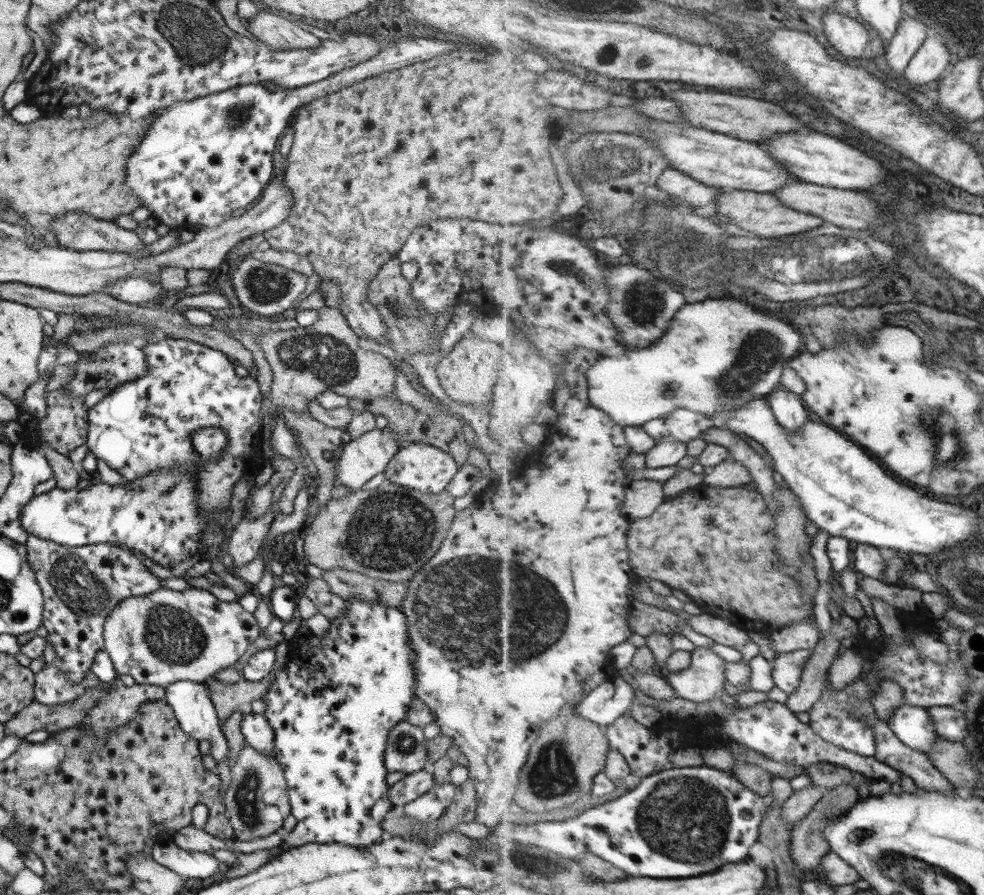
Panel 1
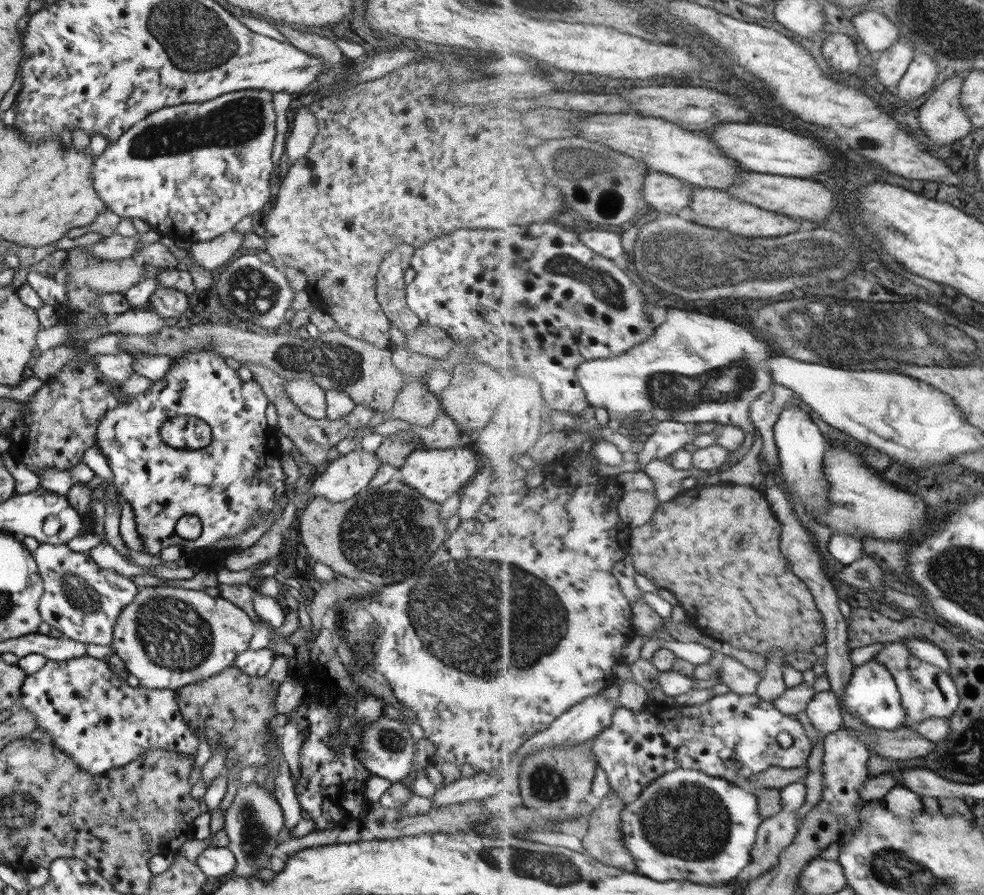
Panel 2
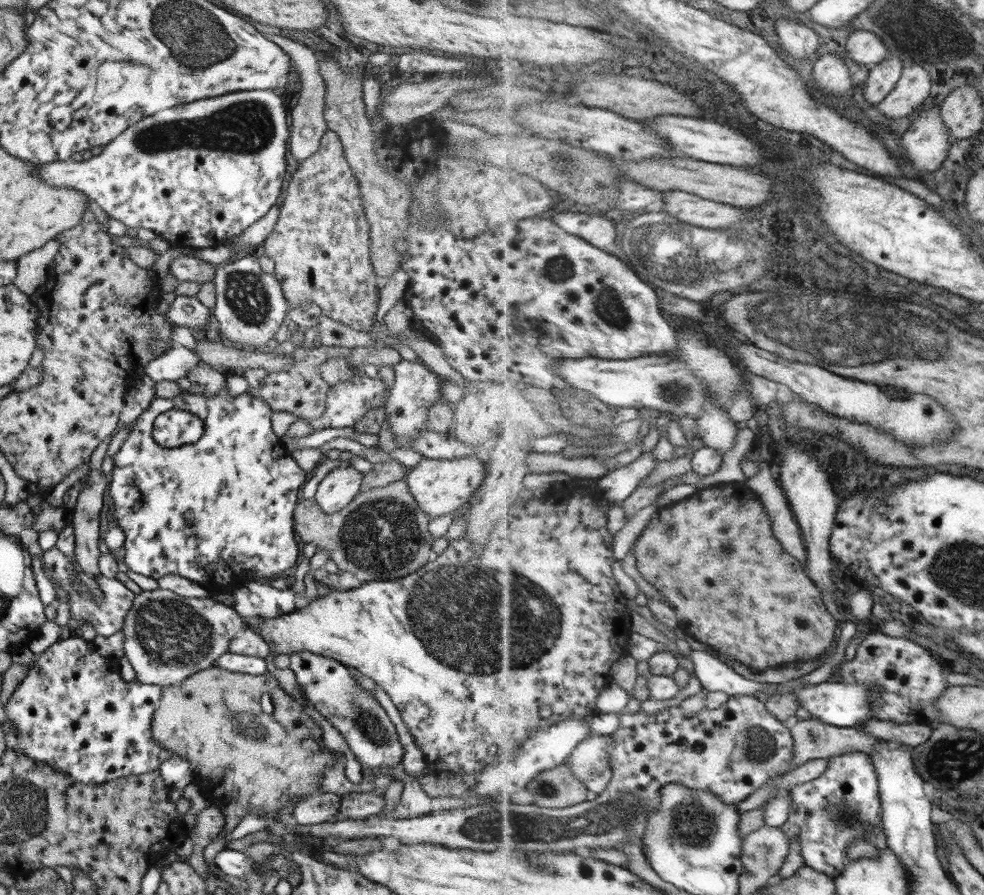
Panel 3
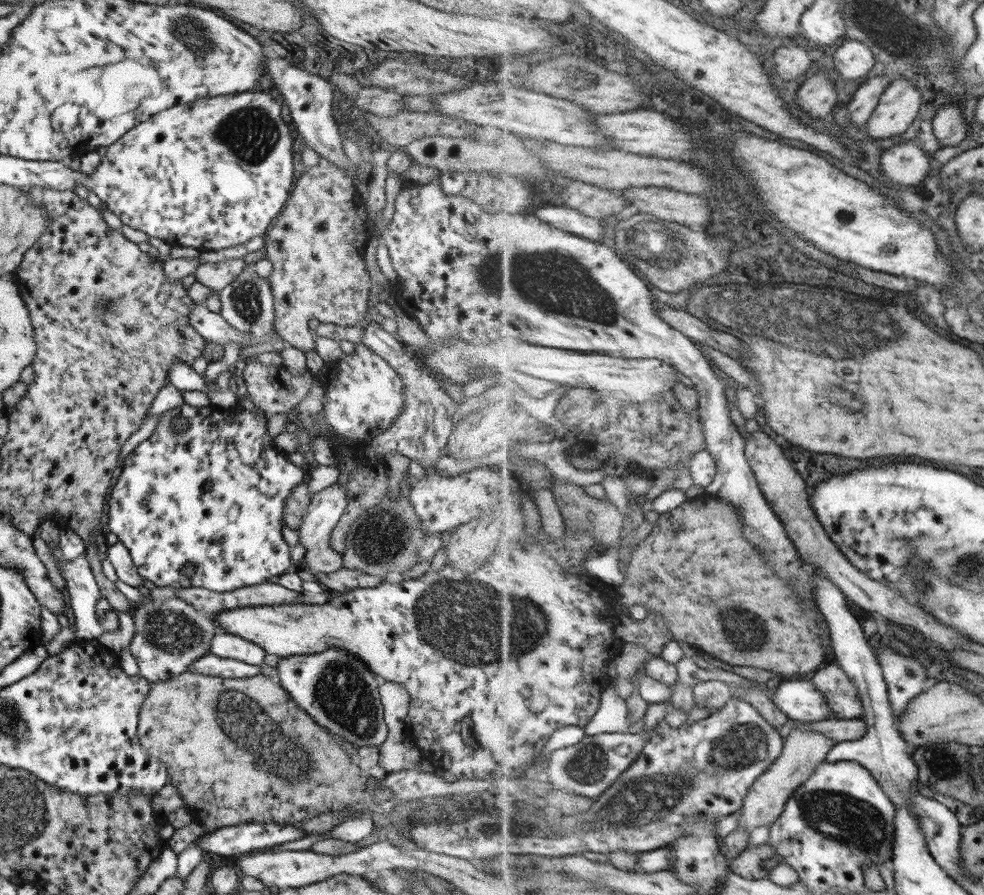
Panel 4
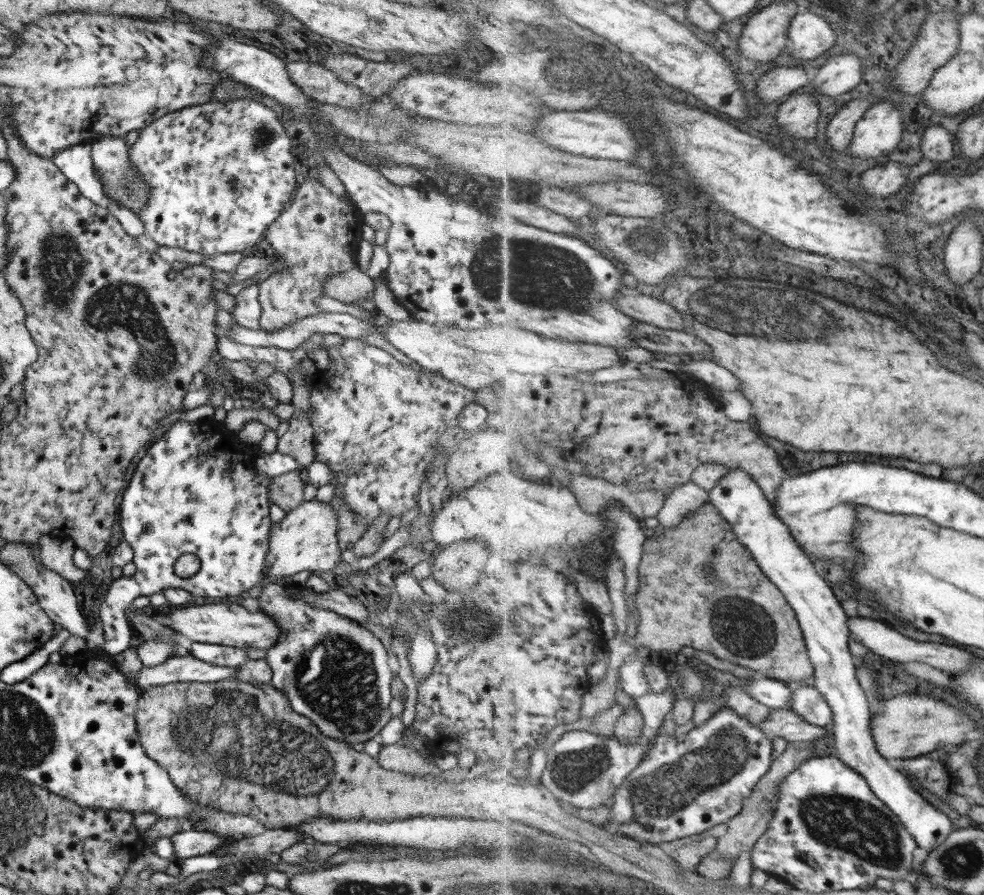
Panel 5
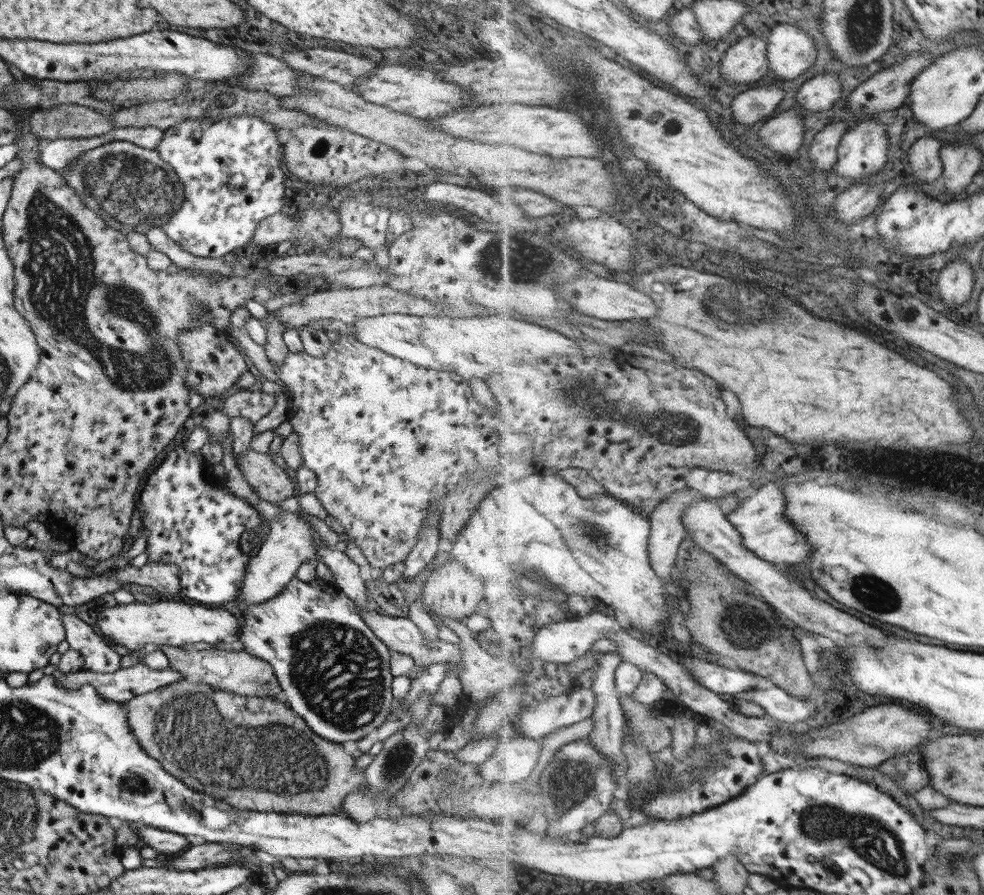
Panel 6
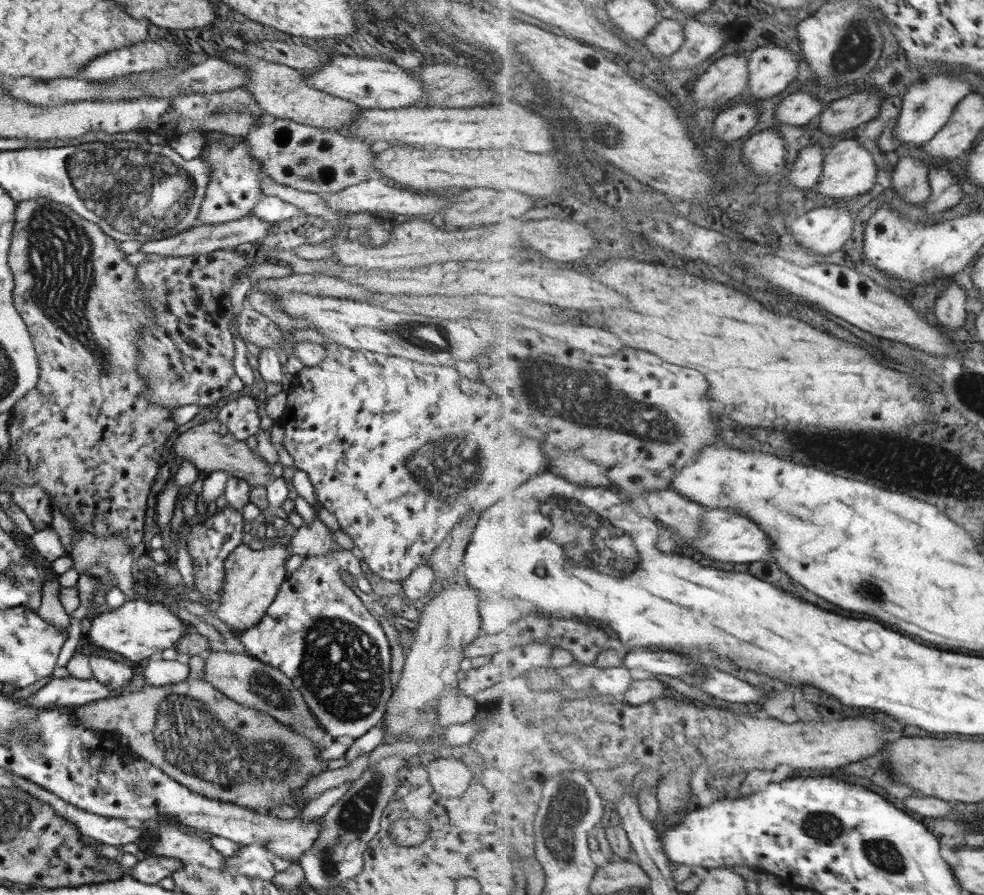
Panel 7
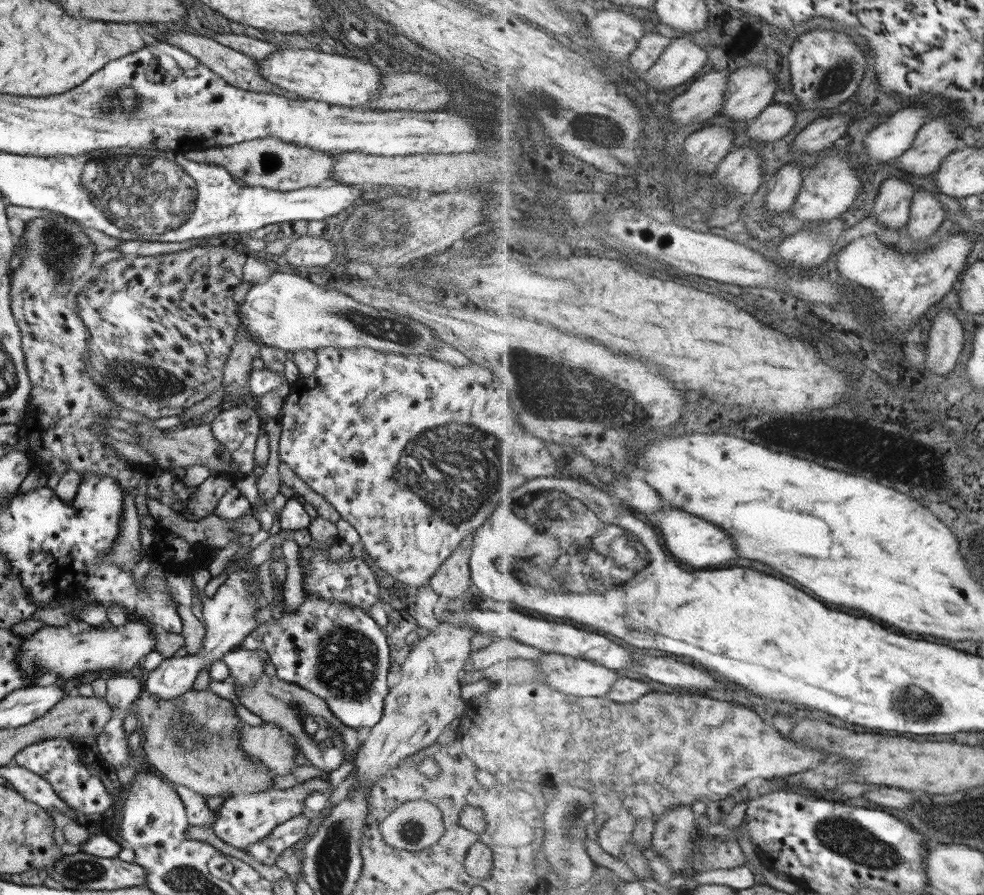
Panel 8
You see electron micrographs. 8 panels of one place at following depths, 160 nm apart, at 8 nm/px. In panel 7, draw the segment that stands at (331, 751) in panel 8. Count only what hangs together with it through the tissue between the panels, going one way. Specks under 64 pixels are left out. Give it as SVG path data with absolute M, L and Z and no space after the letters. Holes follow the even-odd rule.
M216 647L213 651L203 655L202 681L213 685L215 689L222 692L227 698L241 706L253 708L263 714L271 716L277 722L292 728L297 734L301 734L301 728L309 728L309 738L314 742L316 753L324 750L333 741L328 736L314 716L309 713L307 705L303 703L299 692L291 684L291 681L280 671L272 666L266 665L249 655L241 655Z

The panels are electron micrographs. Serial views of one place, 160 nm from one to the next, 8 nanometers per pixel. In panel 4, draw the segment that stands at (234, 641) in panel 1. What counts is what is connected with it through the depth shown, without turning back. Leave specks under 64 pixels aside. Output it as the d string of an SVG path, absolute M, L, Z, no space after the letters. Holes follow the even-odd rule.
M175 596L136 603L132 605L130 617L134 633L128 649L137 664L136 674L151 683L169 680L187 671L194 660L208 654L210 640L222 632L211 614L196 611L185 599Z

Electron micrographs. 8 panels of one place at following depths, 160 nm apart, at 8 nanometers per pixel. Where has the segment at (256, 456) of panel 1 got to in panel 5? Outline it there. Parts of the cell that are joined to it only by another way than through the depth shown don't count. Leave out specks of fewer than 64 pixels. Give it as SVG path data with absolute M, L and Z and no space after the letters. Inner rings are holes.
M211 418L200 423L177 420L136 460L135 470L120 495L116 512L123 541L132 548L135 573L129 578L120 577L110 582L97 612L104 638L101 647L107 655L113 656L128 648L131 632L124 609L131 606L131 601L137 596L157 594L164 588L177 587L193 596L225 598L238 596L263 579L263 561L268 551L272 523L268 515L269 478L259 474L253 464L259 451L258 446L241 442ZM182 554L193 554L199 560L198 572L185 579L177 578L173 572L174 562Z

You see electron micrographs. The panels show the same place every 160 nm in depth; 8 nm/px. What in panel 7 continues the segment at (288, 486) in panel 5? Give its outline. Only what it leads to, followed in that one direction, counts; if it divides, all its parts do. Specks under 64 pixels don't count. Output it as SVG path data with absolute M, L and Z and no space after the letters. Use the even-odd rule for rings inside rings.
M216 418L204 424L193 426L187 432L177 436L171 449L175 458L189 461L198 472L203 474L221 470L227 473L228 476L243 479L251 487L267 485L270 482L269 464L257 454L253 454L244 441L235 440L227 432L225 426L221 422L217 422Z

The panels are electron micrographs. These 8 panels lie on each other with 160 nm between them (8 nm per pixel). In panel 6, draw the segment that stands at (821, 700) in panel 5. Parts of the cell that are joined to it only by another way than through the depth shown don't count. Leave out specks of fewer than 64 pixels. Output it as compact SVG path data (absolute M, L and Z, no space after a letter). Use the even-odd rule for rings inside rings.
M777 686L765 690L754 688L735 697L739 701L759 703L765 708L770 718L793 725L809 720L813 714L809 702L793 696Z

